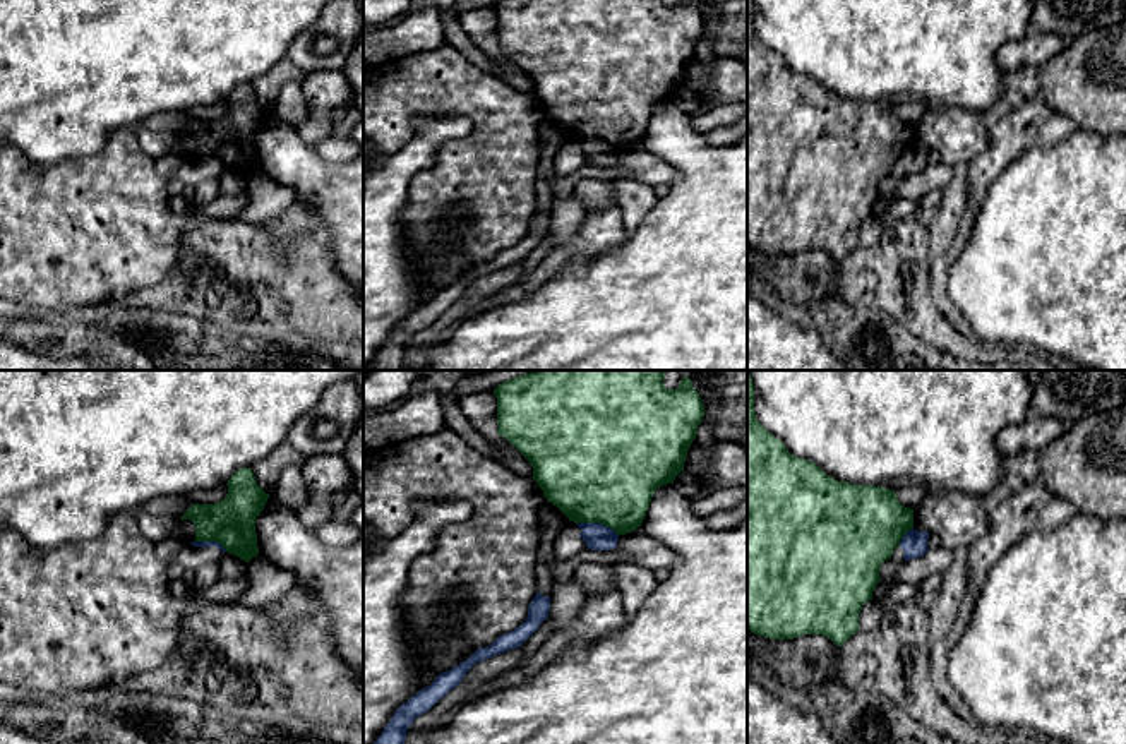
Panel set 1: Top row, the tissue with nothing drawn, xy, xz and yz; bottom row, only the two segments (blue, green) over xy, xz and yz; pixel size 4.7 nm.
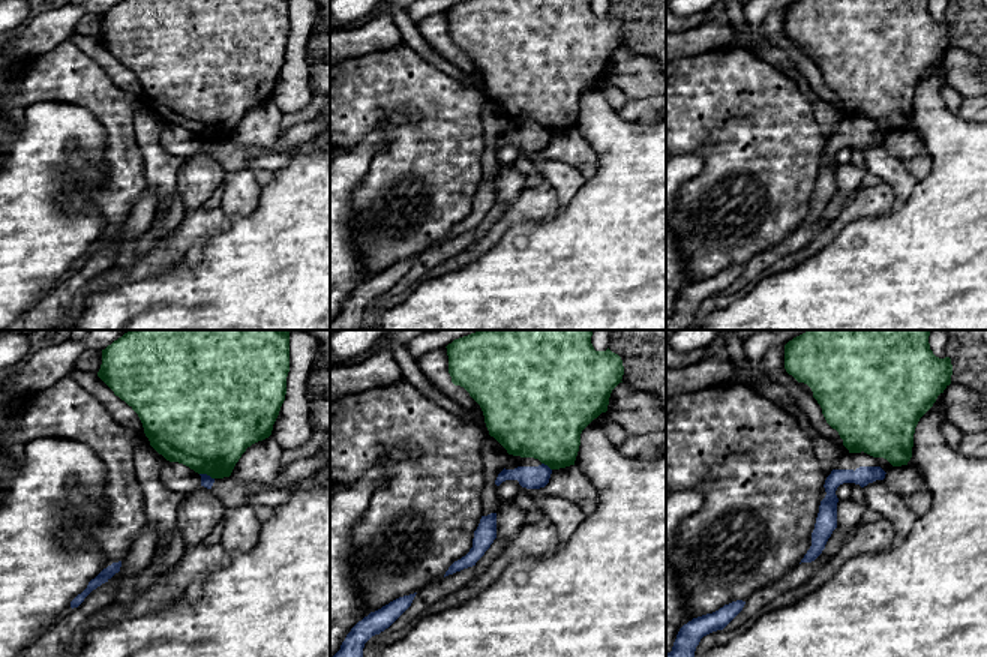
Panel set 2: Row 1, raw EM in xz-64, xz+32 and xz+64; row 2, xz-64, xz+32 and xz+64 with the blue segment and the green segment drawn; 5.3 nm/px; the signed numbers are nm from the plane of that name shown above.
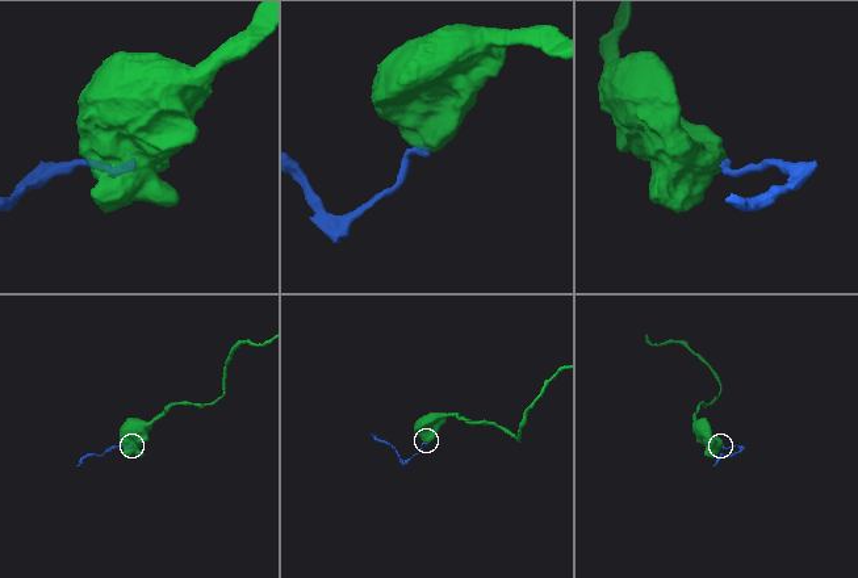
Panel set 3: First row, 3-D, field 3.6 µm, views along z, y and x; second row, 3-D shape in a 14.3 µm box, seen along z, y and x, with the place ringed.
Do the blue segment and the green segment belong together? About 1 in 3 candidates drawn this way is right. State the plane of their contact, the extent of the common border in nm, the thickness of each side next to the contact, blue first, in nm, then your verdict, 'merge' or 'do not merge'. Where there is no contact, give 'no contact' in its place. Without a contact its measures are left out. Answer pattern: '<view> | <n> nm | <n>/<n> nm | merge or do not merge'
xz | 220 nm | 130/500 nm | do not merge

